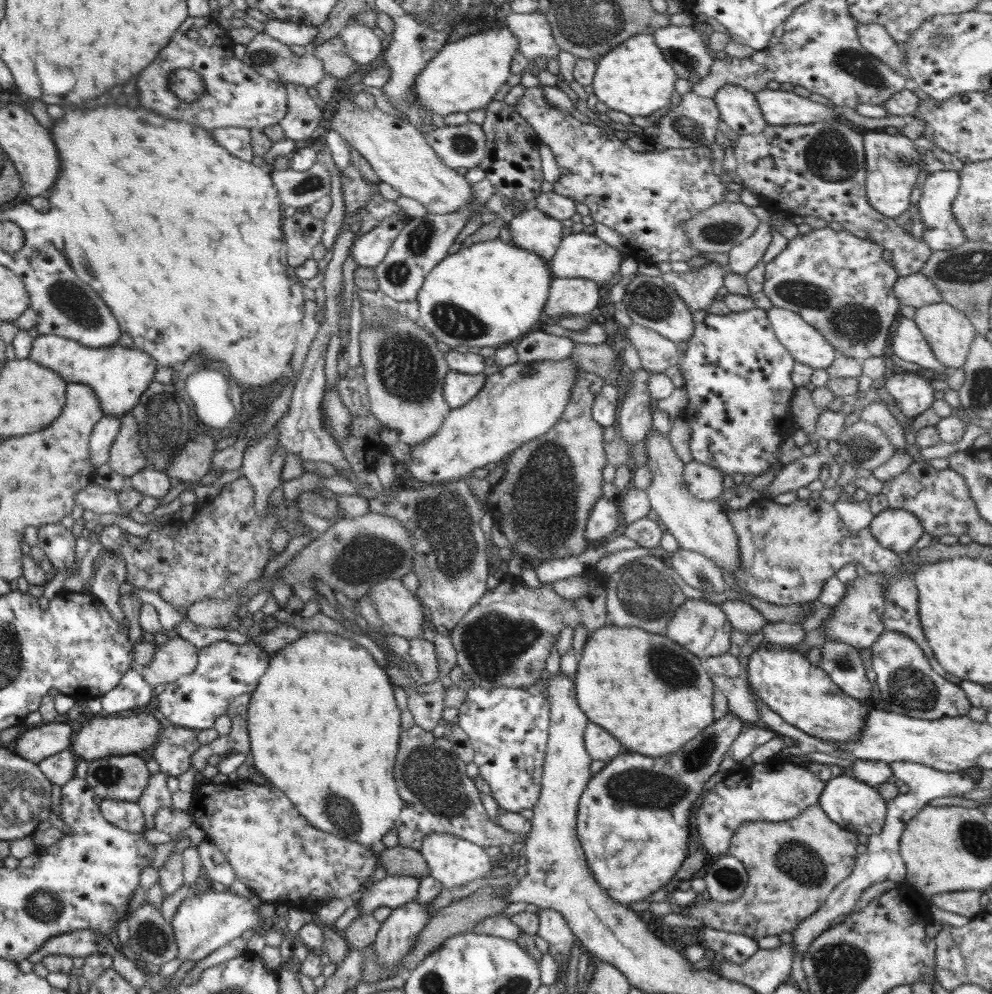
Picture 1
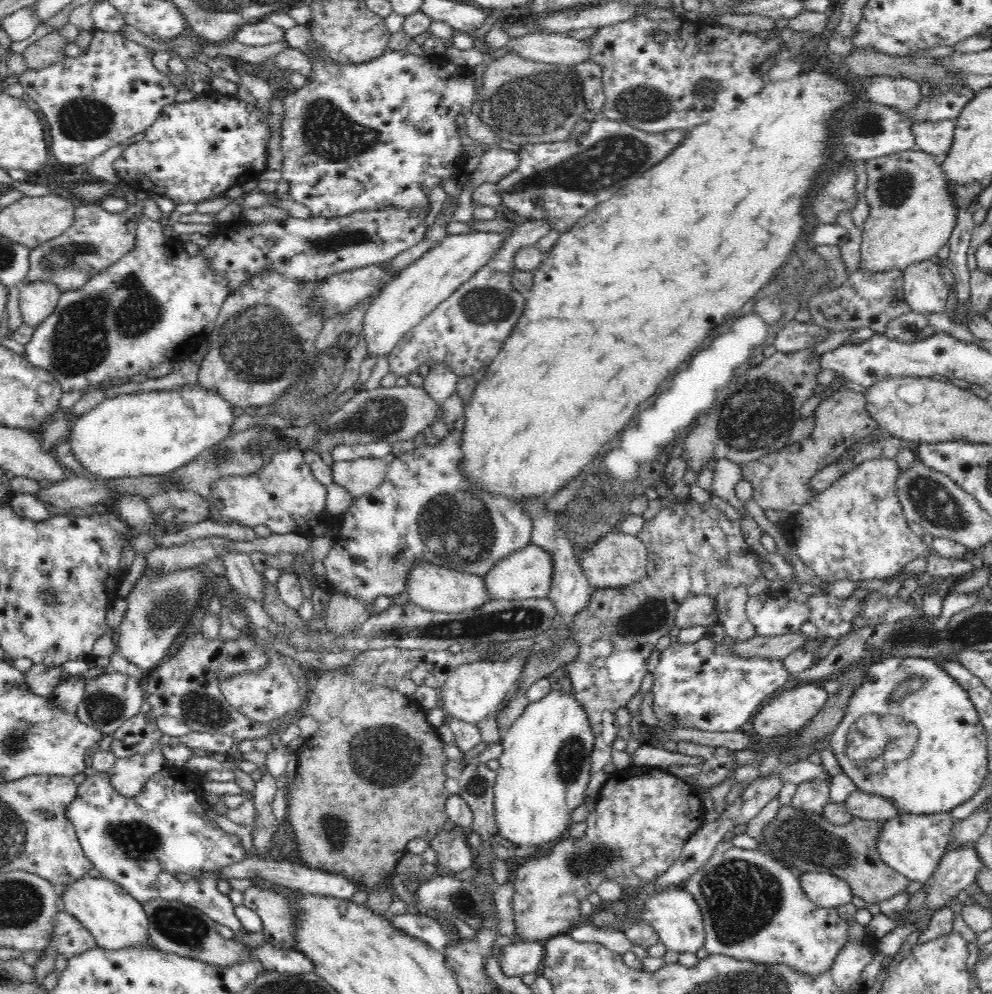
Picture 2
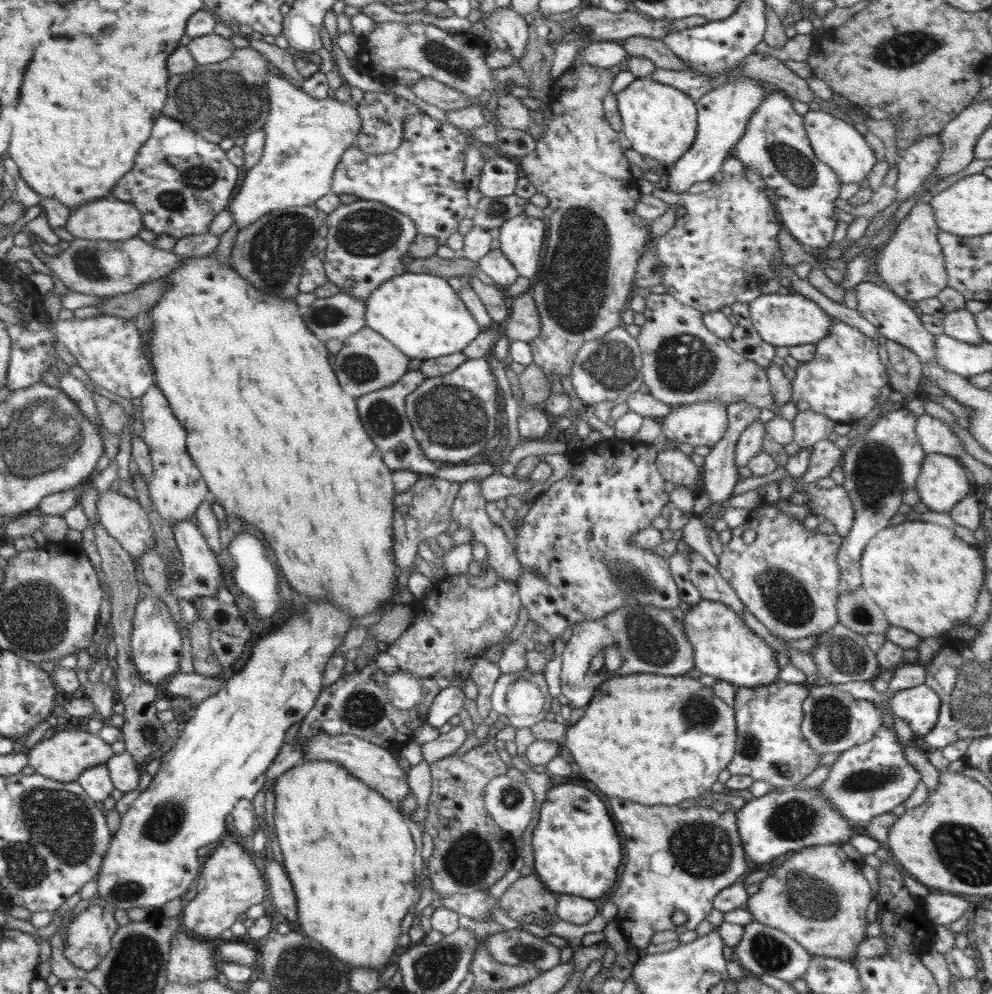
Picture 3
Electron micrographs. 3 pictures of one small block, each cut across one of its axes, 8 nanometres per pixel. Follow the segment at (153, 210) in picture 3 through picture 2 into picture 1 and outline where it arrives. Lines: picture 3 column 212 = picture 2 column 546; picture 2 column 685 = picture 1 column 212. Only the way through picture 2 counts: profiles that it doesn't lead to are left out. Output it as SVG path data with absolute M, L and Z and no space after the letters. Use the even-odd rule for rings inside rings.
M228 126L212 130L210 134L212 134L212 138L214 138L220 146L224 146L232 156L246 162L252 162L252 158L254 158L256 154L253 152L250 132L248 128Z

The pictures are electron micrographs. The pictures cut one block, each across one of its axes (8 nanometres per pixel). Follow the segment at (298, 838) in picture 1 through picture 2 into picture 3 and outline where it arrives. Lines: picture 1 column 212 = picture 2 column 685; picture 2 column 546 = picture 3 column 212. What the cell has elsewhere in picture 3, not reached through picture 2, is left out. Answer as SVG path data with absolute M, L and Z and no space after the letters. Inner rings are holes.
M233 835L227 836L210 853L196 877L196 897L184 902L179 916L185 932L200 940L219 941L220 934L236 922L239 914L264 902L267 882L252 862L250 853Z

